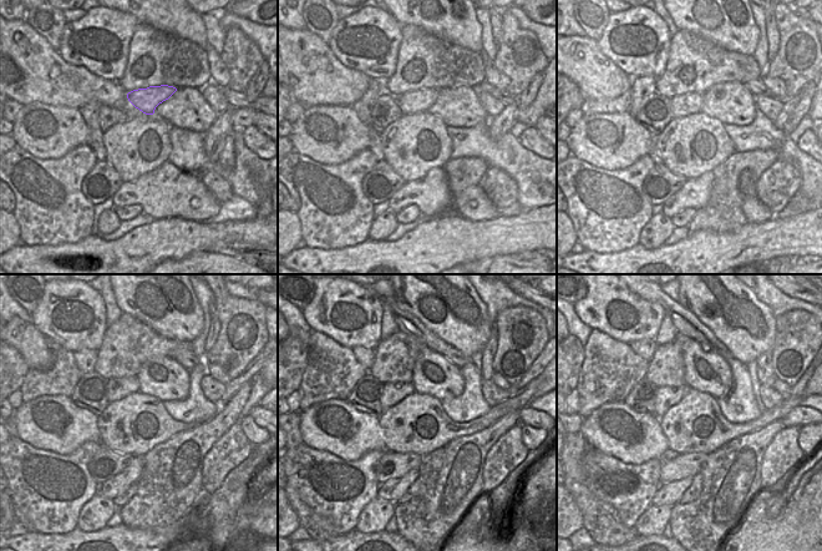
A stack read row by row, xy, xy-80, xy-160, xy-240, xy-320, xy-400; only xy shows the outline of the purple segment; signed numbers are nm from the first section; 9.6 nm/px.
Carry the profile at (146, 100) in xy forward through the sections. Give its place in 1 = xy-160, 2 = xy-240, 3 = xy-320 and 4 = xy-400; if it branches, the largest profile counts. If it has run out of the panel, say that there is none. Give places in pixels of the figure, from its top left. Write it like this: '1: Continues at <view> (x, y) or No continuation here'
1: Continues at xy-160 (681, 105)
2: Continues at xy-240 (117, 389)
3: Continues at xy-320 (392, 393)
4: Continues at xy-400 (665, 397)

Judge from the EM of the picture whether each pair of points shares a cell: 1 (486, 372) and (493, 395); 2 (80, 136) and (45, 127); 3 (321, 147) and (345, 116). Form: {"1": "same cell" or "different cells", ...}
{"1": "different cells", "2": "same cell", "3": "same cell"}

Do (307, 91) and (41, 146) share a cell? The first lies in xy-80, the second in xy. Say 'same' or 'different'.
different

